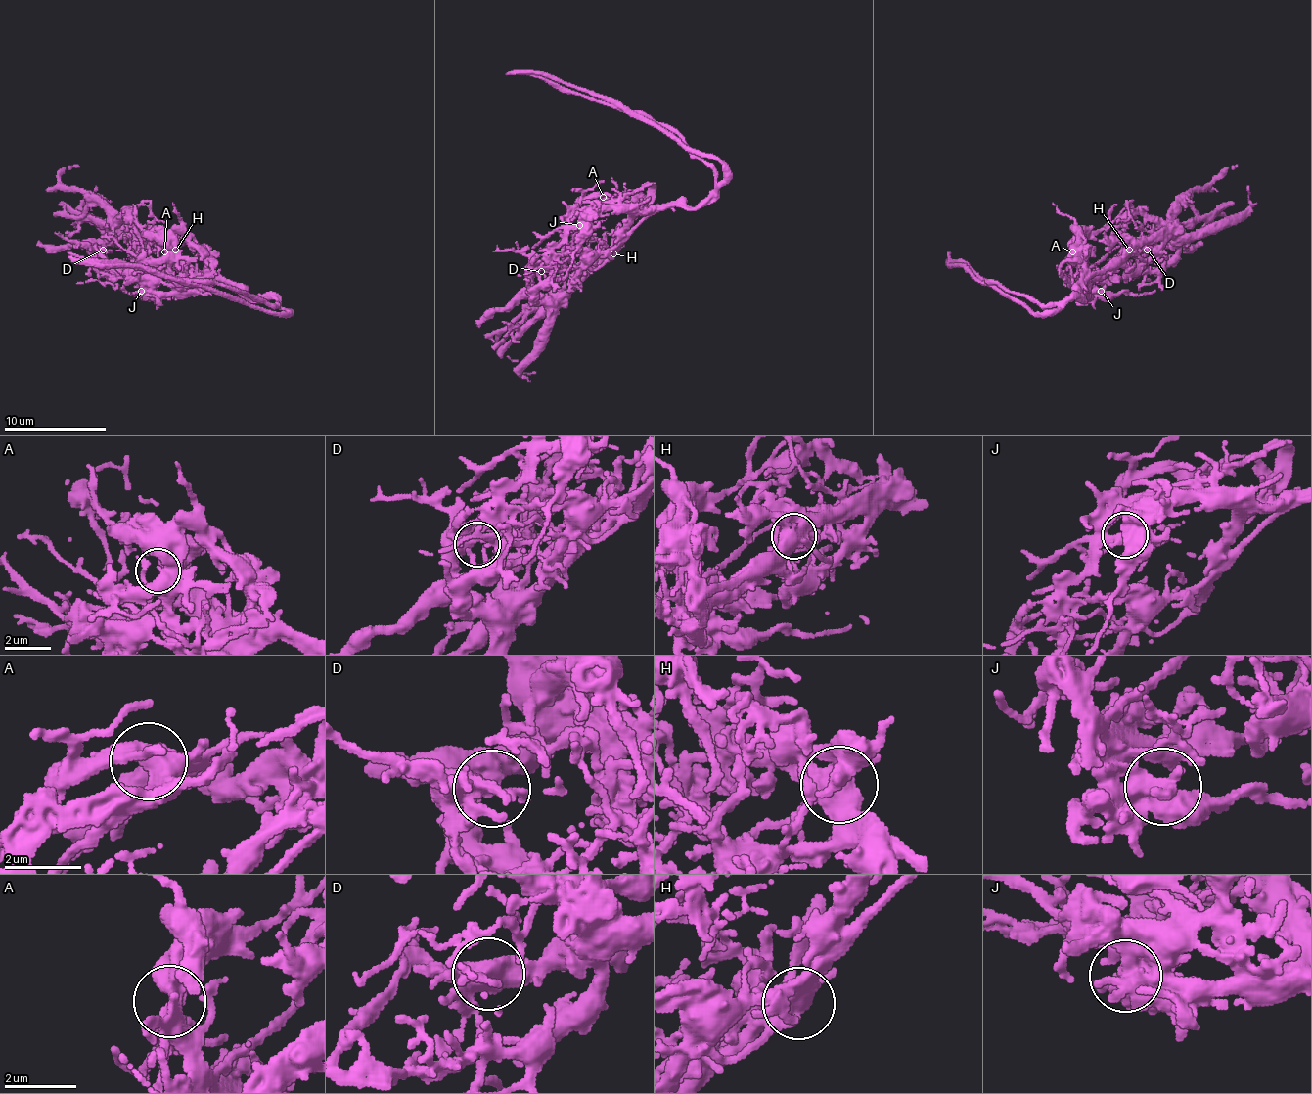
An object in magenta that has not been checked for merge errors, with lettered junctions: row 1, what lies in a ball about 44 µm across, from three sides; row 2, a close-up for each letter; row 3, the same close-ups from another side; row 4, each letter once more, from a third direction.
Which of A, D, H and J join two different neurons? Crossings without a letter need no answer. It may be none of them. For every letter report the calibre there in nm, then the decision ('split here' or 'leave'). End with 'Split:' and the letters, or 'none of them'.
A: 420 nm | leave
D: 400 nm | leave
H: 500 nm | split here
J: 500 nm | leave
Split: H

